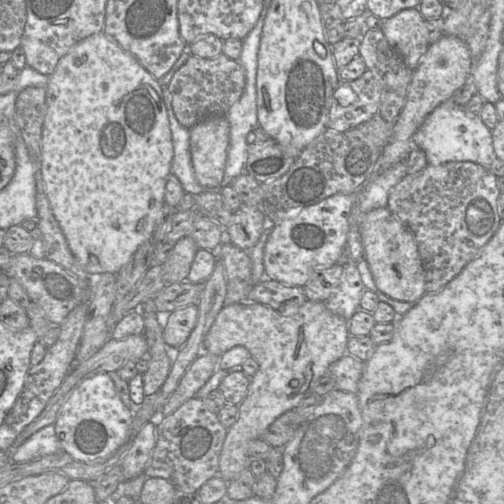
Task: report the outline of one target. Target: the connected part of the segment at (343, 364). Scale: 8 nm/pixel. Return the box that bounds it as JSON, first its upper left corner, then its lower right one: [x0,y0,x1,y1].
[328,353,365,393]

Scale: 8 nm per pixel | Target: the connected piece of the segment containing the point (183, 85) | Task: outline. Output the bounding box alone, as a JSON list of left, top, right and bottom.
[168,54,245,130]

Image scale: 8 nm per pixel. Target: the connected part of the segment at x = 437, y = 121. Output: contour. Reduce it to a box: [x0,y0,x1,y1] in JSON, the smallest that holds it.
[414,96,497,169]

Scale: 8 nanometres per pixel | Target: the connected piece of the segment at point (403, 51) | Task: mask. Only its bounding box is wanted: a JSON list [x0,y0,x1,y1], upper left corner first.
[381,9,430,71]

